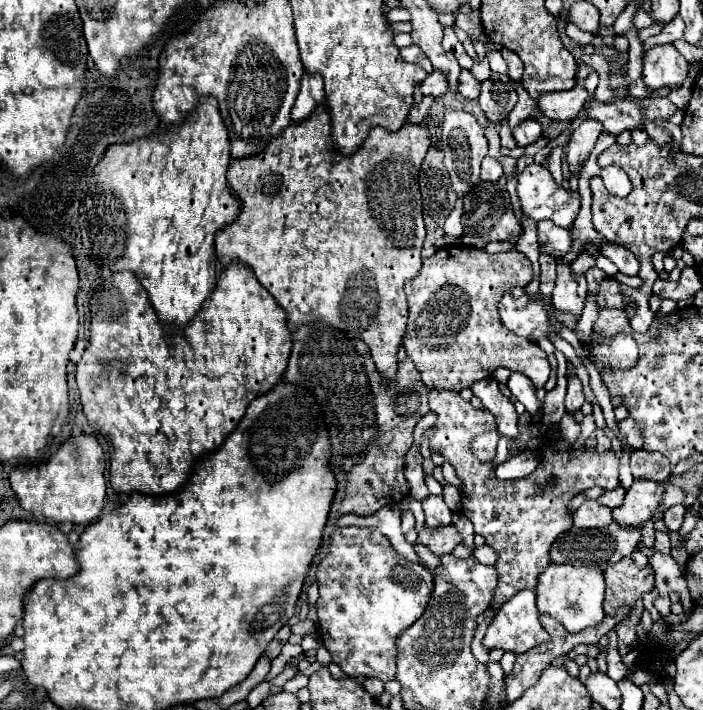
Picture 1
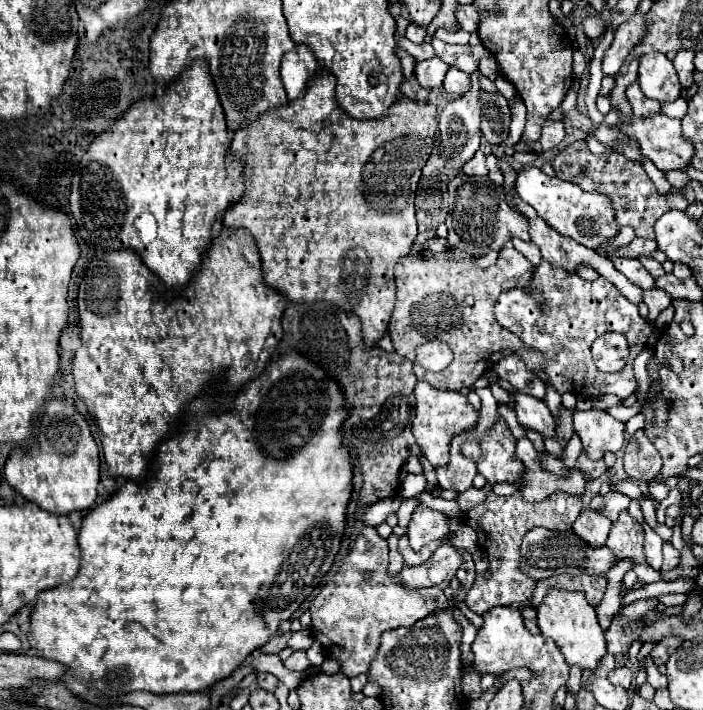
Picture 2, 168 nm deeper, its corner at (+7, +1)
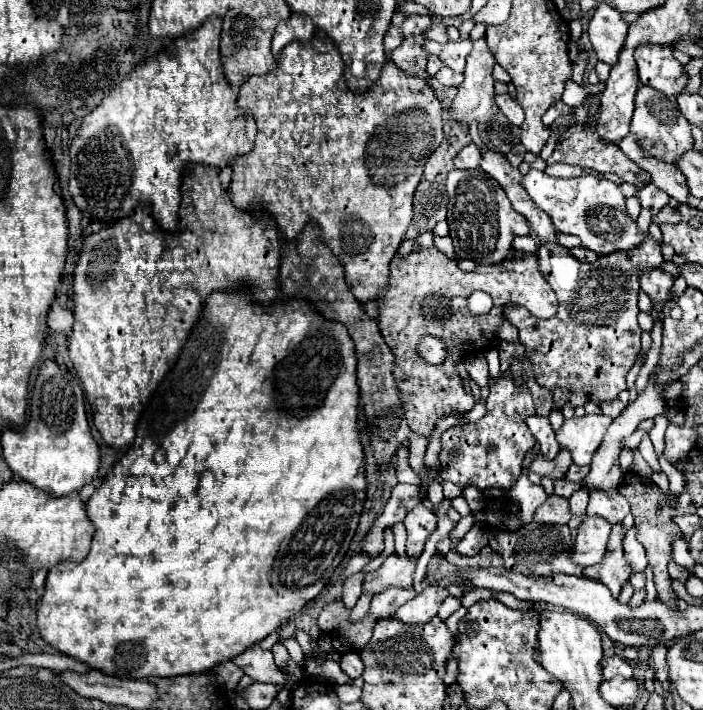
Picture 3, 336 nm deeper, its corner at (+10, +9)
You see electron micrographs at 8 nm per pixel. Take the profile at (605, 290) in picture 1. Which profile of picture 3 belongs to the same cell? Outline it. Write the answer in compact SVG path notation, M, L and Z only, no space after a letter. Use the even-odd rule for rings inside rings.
M650 183L638 193L638 199L642 211L636 223L644 241L630 251L614 251L588 265L572 257L562 245L554 247L554 243L542 243L538 247L540 271L560 303L552 319L536 319L516 303L504 305L504 317L518 329L520 343L526 347L526 357L534 363L536 381L554 393L554 407L558 409L562 409L564 401L580 407L588 401L598 405L618 397L618 393L626 389L626 373L640 353L642 329L636 321L640 291L638 275L640 269L662 265L660 245L648 233L648 225L650 217L668 205L670 195ZM600 349L606 351L608 357L602 357Z

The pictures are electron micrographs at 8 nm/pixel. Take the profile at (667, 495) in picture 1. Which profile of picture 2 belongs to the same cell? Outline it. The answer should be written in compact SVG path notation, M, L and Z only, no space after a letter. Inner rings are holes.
M621 513L619 521L613 523L613 527L611 527L607 545L617 555L615 563L629 559L633 565L641 565L641 563L645 563L643 541L645 541L643 527L639 523L635 523L629 517L629 513Z

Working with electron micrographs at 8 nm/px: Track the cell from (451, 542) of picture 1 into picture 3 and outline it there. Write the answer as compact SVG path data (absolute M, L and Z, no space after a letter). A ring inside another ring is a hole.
M392 553L380 569L374 573L368 573L364 579L364 591L384 591L386 587L410 587L412 585L412 575L416 571L418 557L400 557L398 553Z

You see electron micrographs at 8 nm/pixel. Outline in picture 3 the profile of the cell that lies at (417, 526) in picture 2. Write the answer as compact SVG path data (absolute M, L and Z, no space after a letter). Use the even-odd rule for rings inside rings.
M420 503L420 505L416 505L414 509L408 511L408 515L404 519L404 525L406 525L406 531L408 531L406 555L418 557L424 549L424 541L436 529L436 515Z

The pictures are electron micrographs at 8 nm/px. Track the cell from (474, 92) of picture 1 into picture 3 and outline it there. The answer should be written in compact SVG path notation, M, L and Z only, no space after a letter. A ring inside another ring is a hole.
M442 67L442 69L438 71L436 79L438 79L438 81L440 81L442 85L450 85L450 87L458 87L458 85L462 83L464 75L462 75L462 73L456 73L456 71L452 71L450 67Z

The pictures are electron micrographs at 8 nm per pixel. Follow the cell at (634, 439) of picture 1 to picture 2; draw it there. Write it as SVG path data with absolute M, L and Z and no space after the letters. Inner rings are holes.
M577 411L573 413L573 427L583 443L589 459L599 461L605 453L617 453L625 443L625 423L613 419L605 411Z

